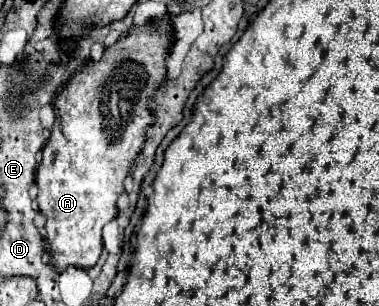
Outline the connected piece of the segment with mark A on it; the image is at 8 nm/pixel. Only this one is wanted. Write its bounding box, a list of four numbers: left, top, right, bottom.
[36,18,172,272]

